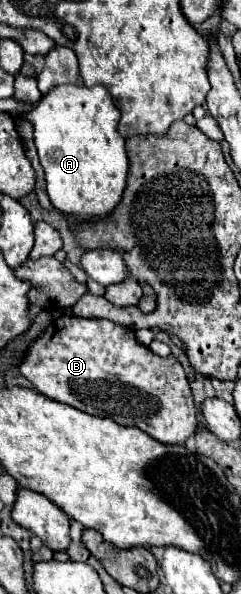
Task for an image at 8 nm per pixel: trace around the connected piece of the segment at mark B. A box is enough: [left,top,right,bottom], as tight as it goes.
[19,315,199,445]

